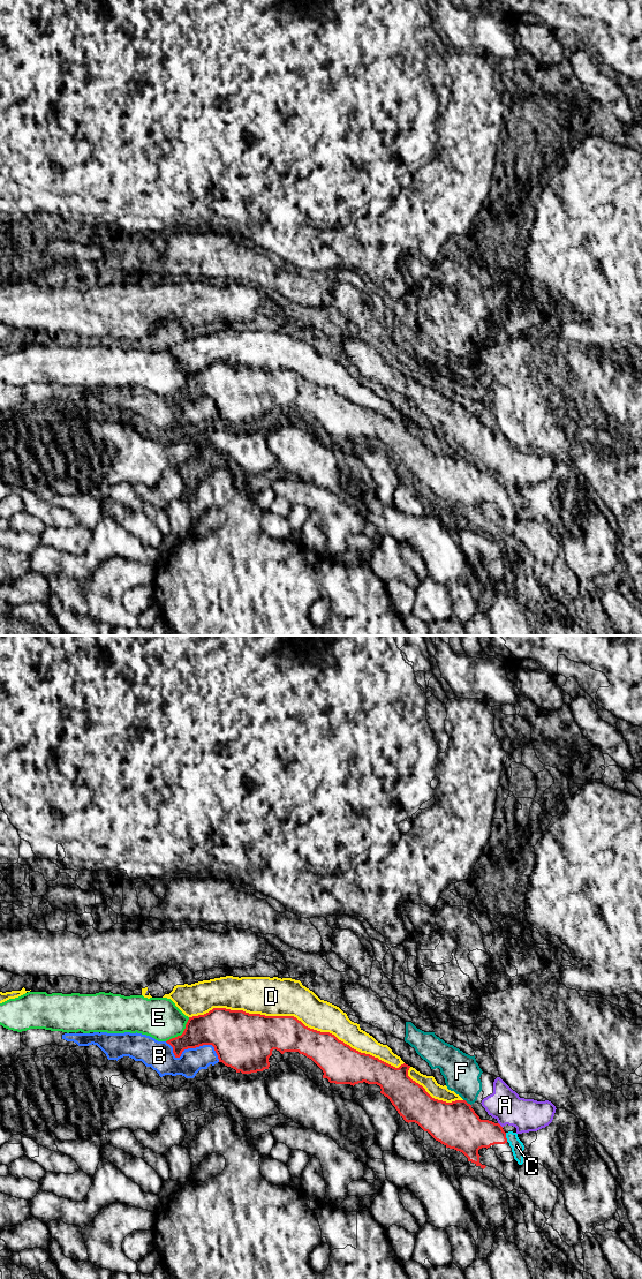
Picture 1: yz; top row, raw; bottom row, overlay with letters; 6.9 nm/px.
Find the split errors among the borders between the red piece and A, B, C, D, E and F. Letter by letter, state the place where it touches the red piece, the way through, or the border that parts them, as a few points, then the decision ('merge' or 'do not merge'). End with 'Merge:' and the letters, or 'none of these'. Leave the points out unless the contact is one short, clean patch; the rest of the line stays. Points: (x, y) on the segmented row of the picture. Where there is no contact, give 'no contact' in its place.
A: yz (499, 1125) | do not merge
B: yz (194, 1047) | do not merge
C: yz (505, 1137) | along yz (505, 1133), (507, 1141) | do not merge
D: yz (295, 1017) | do not merge
E: yz (182, 1033) | do not merge
F: yz (466, 1101) | along yz (463, 1099), (470, 1105) | do not merge
Merge: none of these

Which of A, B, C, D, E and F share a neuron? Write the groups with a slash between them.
A F / B / C / D / E

